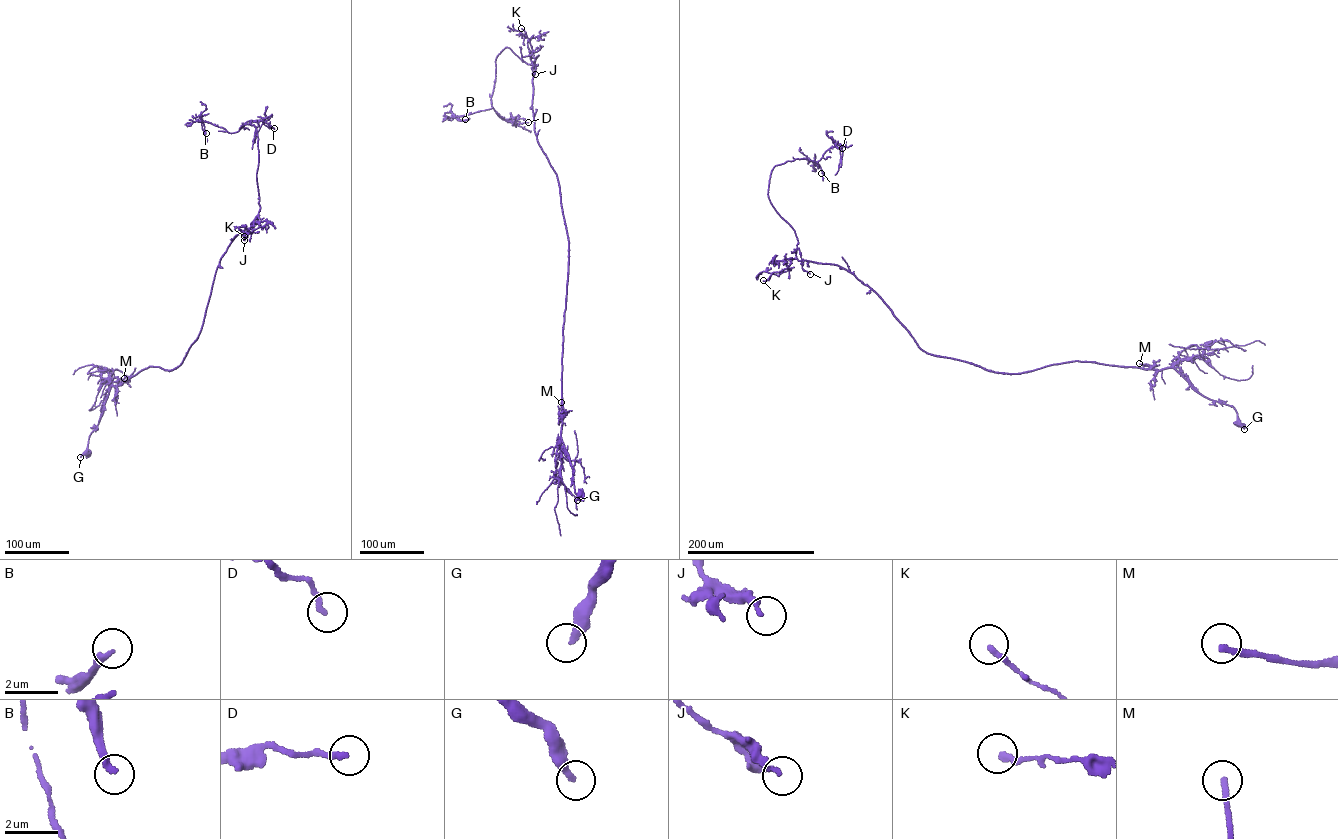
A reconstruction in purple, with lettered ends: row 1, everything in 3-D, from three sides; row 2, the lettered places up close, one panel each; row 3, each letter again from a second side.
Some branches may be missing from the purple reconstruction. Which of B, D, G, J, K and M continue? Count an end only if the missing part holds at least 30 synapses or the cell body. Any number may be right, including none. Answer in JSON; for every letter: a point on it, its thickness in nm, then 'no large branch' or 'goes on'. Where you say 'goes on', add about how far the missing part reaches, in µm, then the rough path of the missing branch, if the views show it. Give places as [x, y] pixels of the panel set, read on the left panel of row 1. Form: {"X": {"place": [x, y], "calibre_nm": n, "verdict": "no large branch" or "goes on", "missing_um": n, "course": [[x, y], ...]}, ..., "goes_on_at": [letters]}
{"B": {"place": [206, 133], "calibre_nm": 240, "verdict": "goes on", "missing_um": 50, "course": [[206, 133], [218, 157]]}, "D": {"place": [274, 128], "calibre_nm": 200, "verdict": "no large branch"}, "G": {"place": [80, 457], "calibre_nm": 280, "verdict": "no large branch"}, "J": {"place": [244, 240], "calibre_nm": 220, "verdict": "no large branch"}, "K": {"place": [244, 236], "calibre_nm": 240, "verdict": "no large branch"}, "M": {"place": [124, 378], "calibre_nm": 200, "verdict": "no large branch"}, "goes_on_at": ["B"]}

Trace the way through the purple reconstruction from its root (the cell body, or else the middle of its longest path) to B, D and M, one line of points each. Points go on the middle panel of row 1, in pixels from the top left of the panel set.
B: (580, 492), (561, 435), (568, 240), (535, 131), (534, 63), (503, 49), (492, 107), (451, 116), (465, 119)
D: (580, 492), (561, 435), (568, 237), (535, 131), (534, 63), (506, 47), (491, 106), (528, 122)
M: (580, 492), (575, 492), (571, 463), (561, 438), (561, 402)

